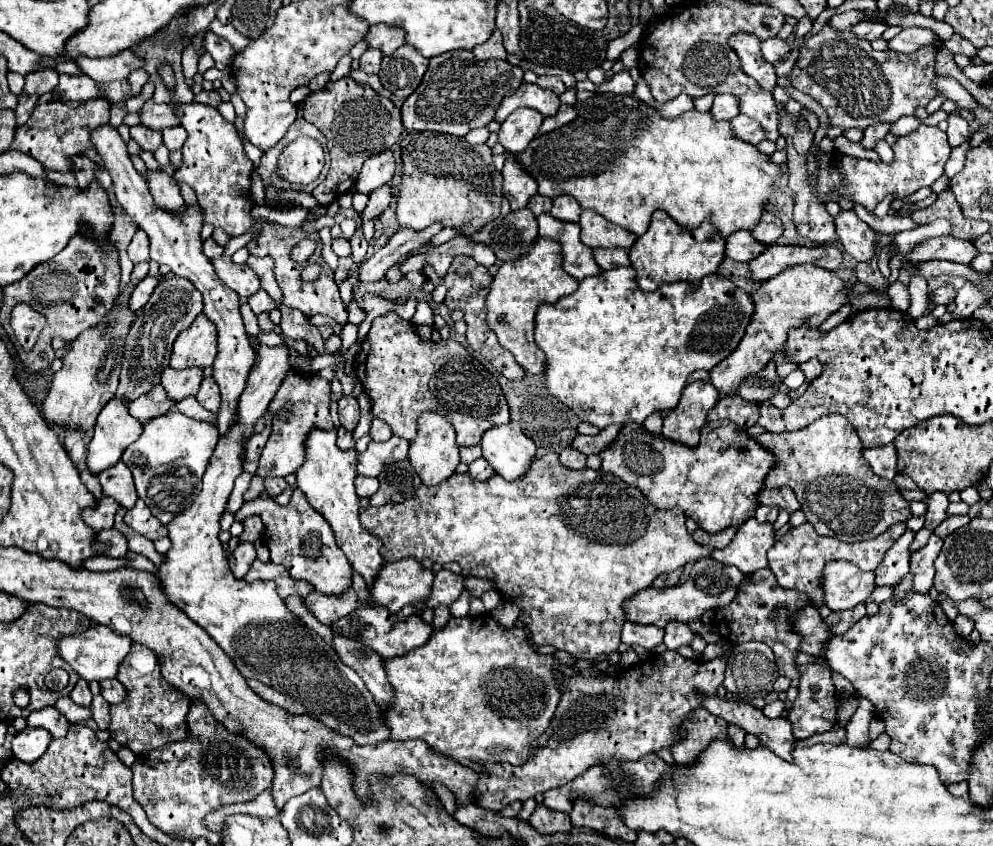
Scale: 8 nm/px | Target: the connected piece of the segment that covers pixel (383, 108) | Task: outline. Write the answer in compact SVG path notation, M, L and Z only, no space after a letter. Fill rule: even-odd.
M349 76L337 82L327 82L323 90L309 94L303 102L303 118L325 134L327 148L333 158L327 178L319 184L317 194L313 194L325 206L349 192L363 162L375 154L391 150L405 130L401 122L401 110L389 98L377 94L371 86L357 84Z

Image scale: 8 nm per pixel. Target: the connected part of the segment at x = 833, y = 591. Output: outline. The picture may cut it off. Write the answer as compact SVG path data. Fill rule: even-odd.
M829 562L825 566L825 606L833 612L849 610L865 602L875 588L875 574L861 572L851 562Z

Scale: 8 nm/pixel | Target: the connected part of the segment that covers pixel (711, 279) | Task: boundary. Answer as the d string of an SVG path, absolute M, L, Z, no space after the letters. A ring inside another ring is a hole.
M629 266L629 268L613 268L613 270L605 270L601 272L599 276L589 276L585 280L581 280L579 288L571 294L571 296L565 296L561 300L557 300L555 304L541 304L539 310L537 310L537 316L535 316L535 344L543 350L545 354L545 388L549 390L551 396L559 398L565 406L569 406L583 422L587 424L593 424L597 428L607 428L609 424L623 424L623 422L643 422L649 414L657 412L657 410L673 410L681 398L681 392L685 388L685 382L687 382L687 376L695 370L711 370L715 368L721 360L725 360L733 350L735 346L739 344L739 340L743 338L745 334L745 328L751 320L751 314L753 314L753 302L751 302L751 296L737 288L731 280L719 276L719 274L711 274L711 276L705 276L699 286L693 286L691 282L669 282L669 284L661 284L657 292L641 292L639 286L635 284L635 270Z

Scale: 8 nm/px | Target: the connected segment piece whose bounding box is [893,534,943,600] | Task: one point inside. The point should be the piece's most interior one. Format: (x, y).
(920, 578)

